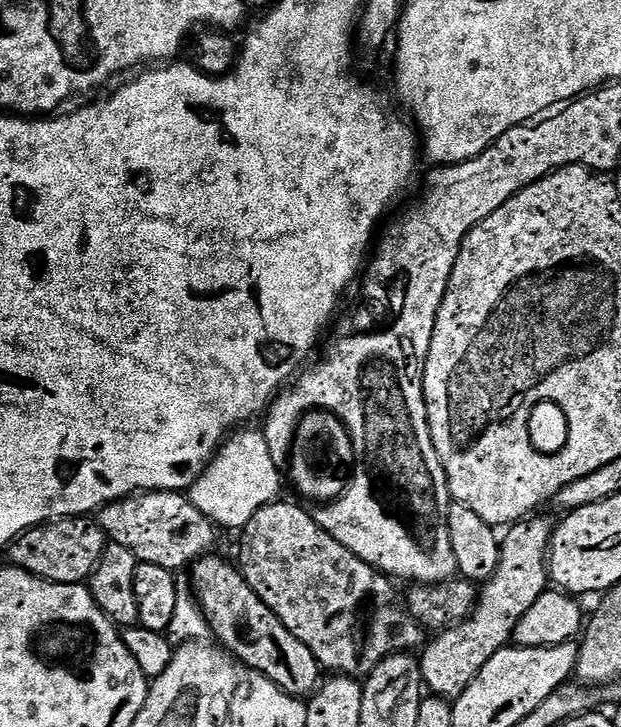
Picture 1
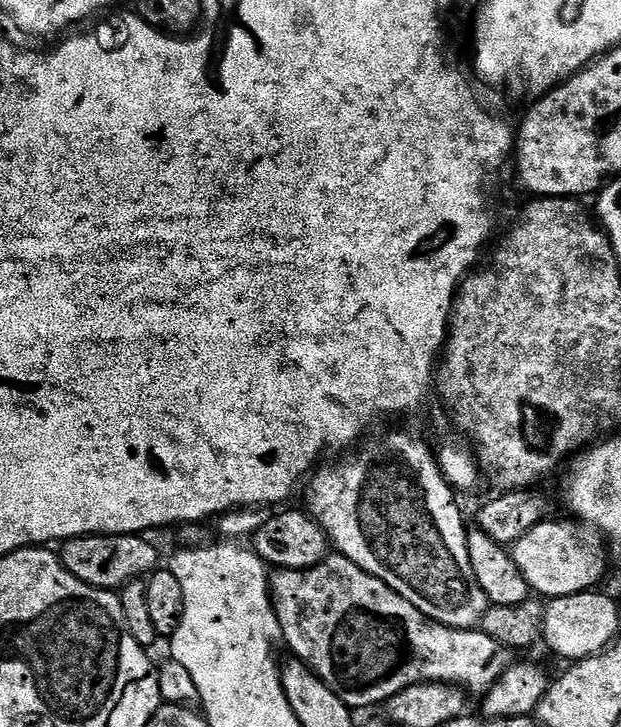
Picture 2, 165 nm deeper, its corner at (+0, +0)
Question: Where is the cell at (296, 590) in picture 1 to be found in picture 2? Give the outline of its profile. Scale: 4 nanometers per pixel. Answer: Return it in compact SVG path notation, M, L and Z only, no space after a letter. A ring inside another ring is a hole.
M330 554L318 566L306 570L282 568L273 571L270 576L270 587L272 605L280 623L280 635L283 643L288 643L288 648L292 651L289 653L295 659L307 664L316 673L316 677L322 682L326 682L326 686L330 686L330 690L334 690L334 694L338 694L338 698L342 698L342 702L346 702L346 706L353 710L372 708L375 704L383 705L390 698L394 698L394 694L398 694L415 684L450 684L468 694L471 694L471 692L487 694L500 681L502 674L514 660L513 653L509 649L503 648L498 642L494 642L494 638L490 638L490 634L470 628L448 628L445 624L432 620L426 614L422 614L422 610L418 610L413 604L406 602L406 598L402 598L402 594L390 590L390 586L386 586L386 582L374 578L369 572L362 570L354 562L350 562L339 554Z

